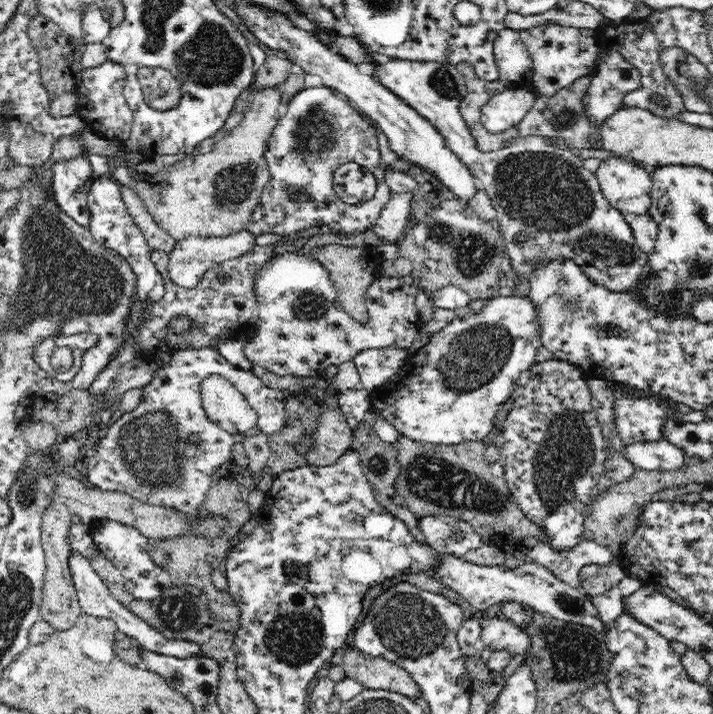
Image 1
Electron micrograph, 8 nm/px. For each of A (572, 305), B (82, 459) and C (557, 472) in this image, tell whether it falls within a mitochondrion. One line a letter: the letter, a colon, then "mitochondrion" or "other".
A: mitochondrion
B: other
C: mitochondrion

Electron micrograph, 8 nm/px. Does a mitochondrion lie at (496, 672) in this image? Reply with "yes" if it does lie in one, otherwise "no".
no

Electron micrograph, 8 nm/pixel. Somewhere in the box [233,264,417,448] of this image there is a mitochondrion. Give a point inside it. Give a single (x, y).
(310, 305)

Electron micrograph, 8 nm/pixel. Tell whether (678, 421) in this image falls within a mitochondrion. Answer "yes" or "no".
no

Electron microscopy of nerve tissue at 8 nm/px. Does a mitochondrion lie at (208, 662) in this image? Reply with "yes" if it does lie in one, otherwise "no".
no

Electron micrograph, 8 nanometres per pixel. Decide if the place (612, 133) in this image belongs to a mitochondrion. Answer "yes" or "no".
no

